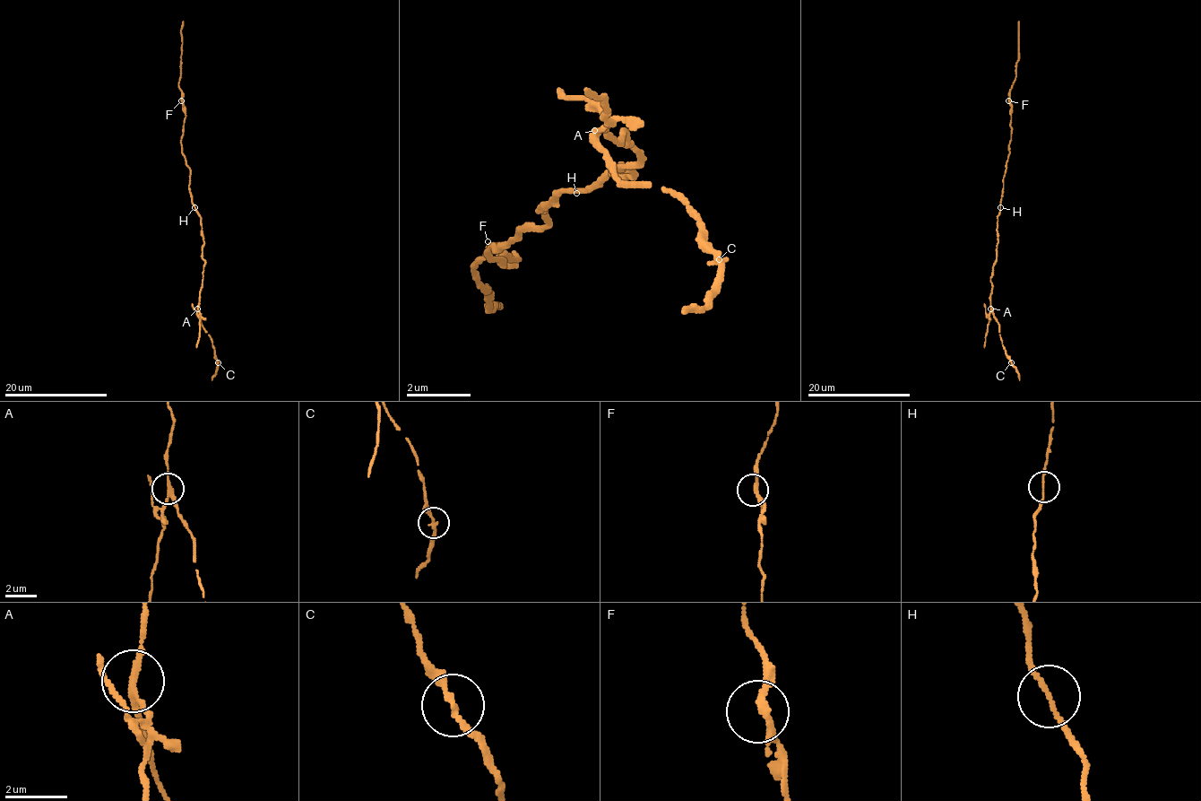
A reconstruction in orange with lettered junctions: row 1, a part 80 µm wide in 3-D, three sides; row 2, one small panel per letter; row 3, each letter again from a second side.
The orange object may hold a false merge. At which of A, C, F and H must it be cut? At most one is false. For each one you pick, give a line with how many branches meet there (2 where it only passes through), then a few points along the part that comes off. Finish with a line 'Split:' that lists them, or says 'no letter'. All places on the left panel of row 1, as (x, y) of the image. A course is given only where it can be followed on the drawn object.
A: branches 3; course (197, 309), (200, 332), (196, 347)
Split: A

